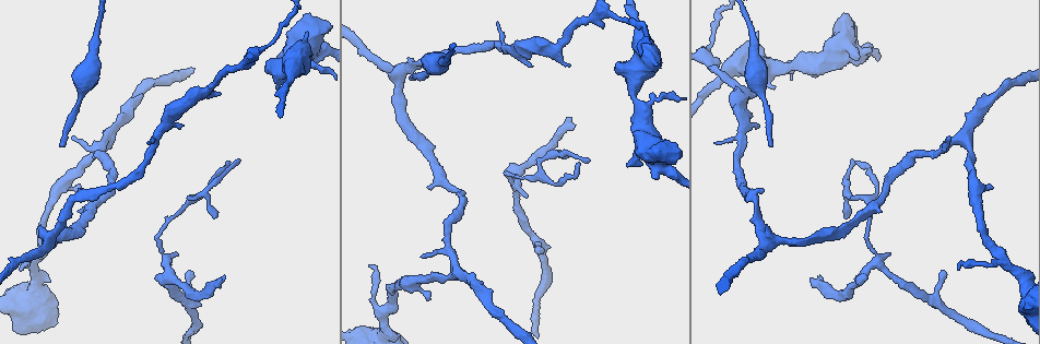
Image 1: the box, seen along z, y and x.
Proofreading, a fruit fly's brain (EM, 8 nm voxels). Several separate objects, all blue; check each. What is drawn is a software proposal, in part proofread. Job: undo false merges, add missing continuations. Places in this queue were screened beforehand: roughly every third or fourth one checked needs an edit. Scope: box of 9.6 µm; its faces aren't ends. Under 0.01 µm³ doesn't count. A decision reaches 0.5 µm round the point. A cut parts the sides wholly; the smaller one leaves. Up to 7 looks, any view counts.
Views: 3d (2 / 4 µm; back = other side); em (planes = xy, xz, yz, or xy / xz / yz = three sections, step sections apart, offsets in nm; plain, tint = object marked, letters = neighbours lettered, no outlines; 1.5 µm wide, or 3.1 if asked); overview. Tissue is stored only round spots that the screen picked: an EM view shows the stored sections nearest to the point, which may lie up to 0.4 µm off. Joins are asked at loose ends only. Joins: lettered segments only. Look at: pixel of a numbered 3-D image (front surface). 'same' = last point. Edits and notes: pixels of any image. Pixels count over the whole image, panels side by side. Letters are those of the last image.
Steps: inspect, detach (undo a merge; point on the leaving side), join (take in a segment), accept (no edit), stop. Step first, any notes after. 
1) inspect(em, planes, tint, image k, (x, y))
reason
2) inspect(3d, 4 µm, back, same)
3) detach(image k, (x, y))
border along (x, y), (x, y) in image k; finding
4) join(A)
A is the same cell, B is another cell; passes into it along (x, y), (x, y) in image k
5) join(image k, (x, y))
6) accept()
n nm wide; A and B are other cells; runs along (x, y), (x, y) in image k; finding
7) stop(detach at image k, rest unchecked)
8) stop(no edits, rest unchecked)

inspect(em, yz, step 8, tint, image 1, (843, 217))
an open end

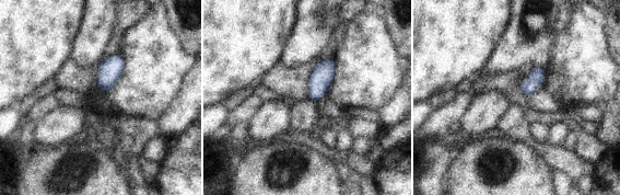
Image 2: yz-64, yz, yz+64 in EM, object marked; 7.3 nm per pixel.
inspect(em, xy, step 8, letters, same)
cut it another way

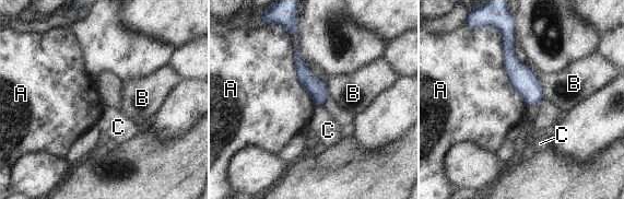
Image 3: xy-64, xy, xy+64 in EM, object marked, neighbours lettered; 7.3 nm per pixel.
accept()
A touches over 600 nm; A, B and C are other cells; none of them fits

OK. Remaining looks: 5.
inspect(3d, 2 µm, image 1, (177, 256))
free end

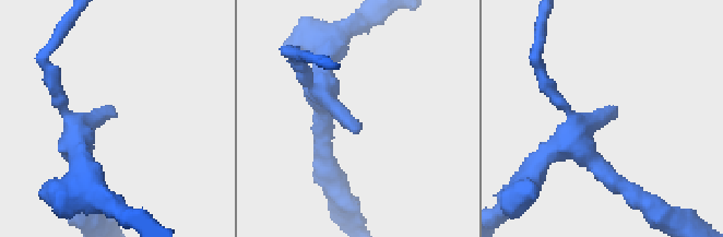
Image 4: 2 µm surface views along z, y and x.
inspect(em, planes, letters, image 4, (362, 125))

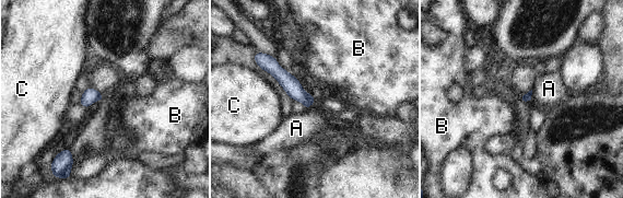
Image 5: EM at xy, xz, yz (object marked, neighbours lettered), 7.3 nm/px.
accept()
A touches over 70 nm; A, B and C are other cells; runs along (265, 57), (302, 96), (312, 100) in image 5; none of them fits

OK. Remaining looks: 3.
inspect(3d, 2 µm, image 1, (369, 266))
tapers out

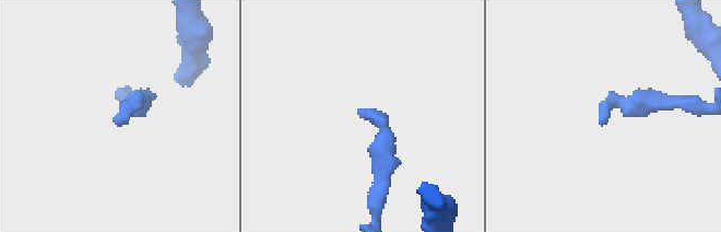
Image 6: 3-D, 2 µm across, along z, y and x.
inspect(em, planes, letters, image 6, (603, 120))
now the EM

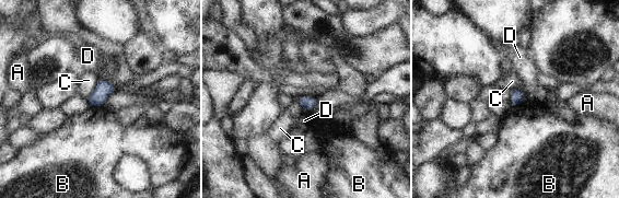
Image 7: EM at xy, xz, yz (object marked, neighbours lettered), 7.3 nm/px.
accept()
A, B, C and D are other cells; no lettered segment goes on from it

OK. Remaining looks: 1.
stop(no edits, rest unchecked)

